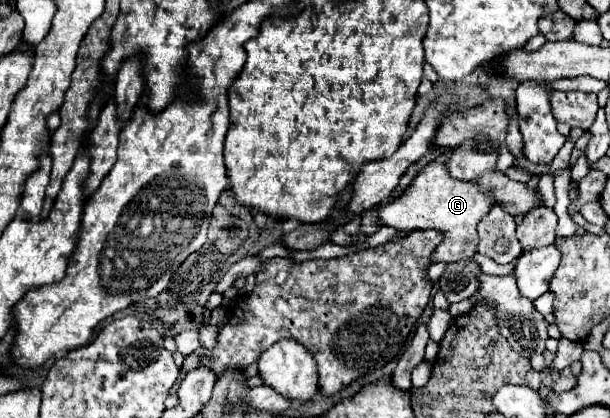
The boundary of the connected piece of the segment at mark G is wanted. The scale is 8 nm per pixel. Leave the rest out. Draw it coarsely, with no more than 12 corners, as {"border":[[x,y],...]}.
{"border":[[448,151],[402,195],[378,225],[444,233],[432,263],[468,259],[492,197],[448,175]]}

